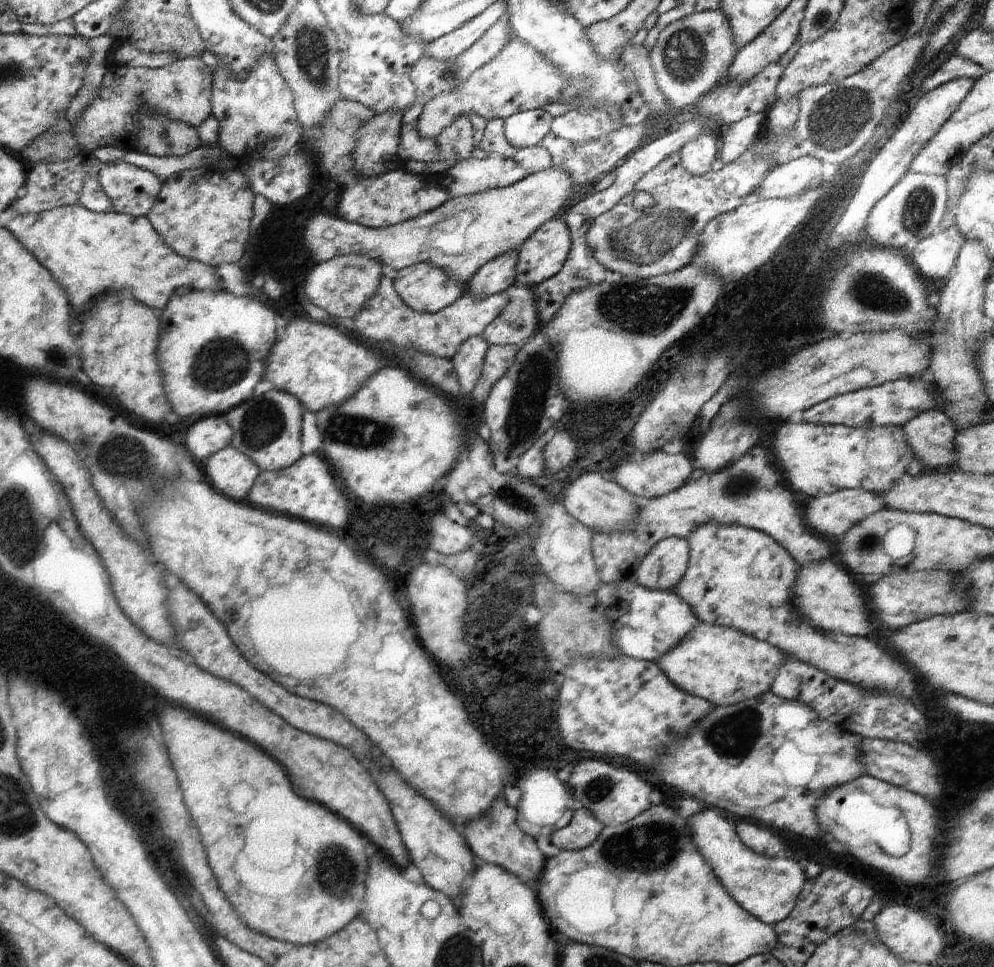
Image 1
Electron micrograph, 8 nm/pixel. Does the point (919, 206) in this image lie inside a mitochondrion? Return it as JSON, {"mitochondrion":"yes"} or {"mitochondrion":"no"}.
{"mitochondrion":"yes"}

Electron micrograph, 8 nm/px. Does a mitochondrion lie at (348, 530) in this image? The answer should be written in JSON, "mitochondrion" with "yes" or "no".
{"mitochondrion":"no"}

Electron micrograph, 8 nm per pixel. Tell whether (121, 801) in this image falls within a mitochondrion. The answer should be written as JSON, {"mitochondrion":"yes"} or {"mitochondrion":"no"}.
{"mitochondrion":"no"}

